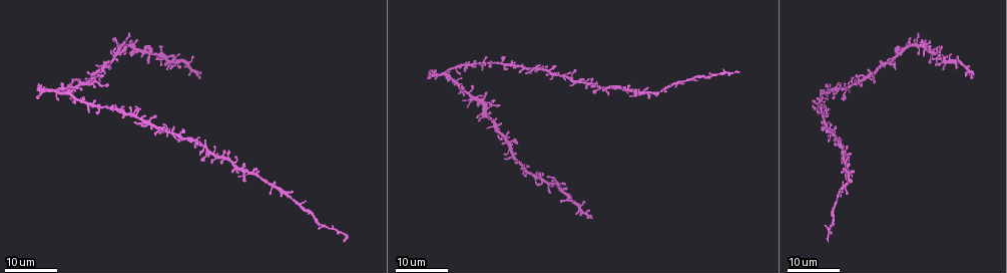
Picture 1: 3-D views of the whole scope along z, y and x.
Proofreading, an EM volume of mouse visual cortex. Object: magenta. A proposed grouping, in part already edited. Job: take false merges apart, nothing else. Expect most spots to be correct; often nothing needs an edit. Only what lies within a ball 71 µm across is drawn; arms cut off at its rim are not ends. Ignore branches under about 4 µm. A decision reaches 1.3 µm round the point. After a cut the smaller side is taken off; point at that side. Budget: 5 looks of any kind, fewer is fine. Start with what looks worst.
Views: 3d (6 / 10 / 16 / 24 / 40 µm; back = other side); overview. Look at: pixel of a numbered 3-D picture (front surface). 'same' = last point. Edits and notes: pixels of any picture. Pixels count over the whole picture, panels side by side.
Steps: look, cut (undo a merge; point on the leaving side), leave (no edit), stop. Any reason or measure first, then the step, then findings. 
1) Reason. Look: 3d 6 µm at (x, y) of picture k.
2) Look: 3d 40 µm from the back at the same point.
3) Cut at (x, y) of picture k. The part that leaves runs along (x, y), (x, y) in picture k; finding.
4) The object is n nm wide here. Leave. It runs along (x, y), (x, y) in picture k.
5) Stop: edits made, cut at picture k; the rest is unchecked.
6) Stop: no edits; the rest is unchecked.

Calibre changes. Look: 3d 24 µm at (297, 201) of picture 1.

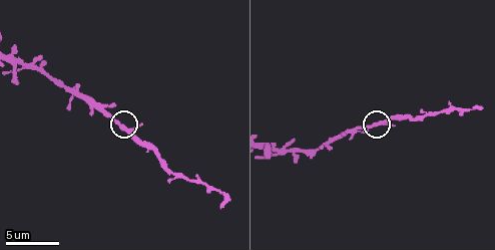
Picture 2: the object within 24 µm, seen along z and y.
Look: 3d 10 µm at (376, 125) of picture 2.

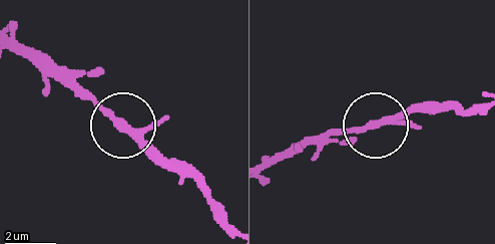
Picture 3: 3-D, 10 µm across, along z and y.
The object is 210 nm wide here. Leave. It runs along (268, 168), (307, 146), (420, 109) in picture 3; continuous, no second neuron.

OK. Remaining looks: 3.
Four arms meet. Look: 3d 6 µm at (282, 150) of picture 2.

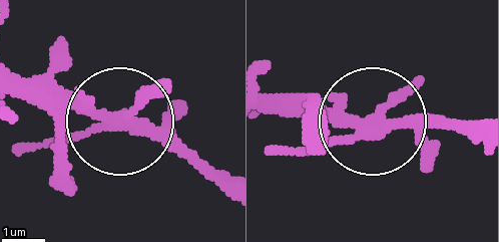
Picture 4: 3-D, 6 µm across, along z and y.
Leave. It runs along (268, 102), (458, 124) in picture 4; all the same neuron.

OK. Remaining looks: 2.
Two arms in line, one across. Look: 3d 6 µm at (188, 180) of picture 2.

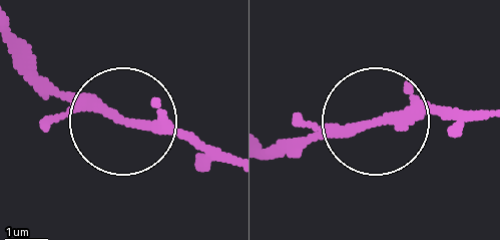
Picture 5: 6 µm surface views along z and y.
Leave. It runs along (16, 43), (70, 93), (228, 151) in picture 5; continuous, no second neuron.

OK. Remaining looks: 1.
Stop: no edits; the rest is unchecked.

